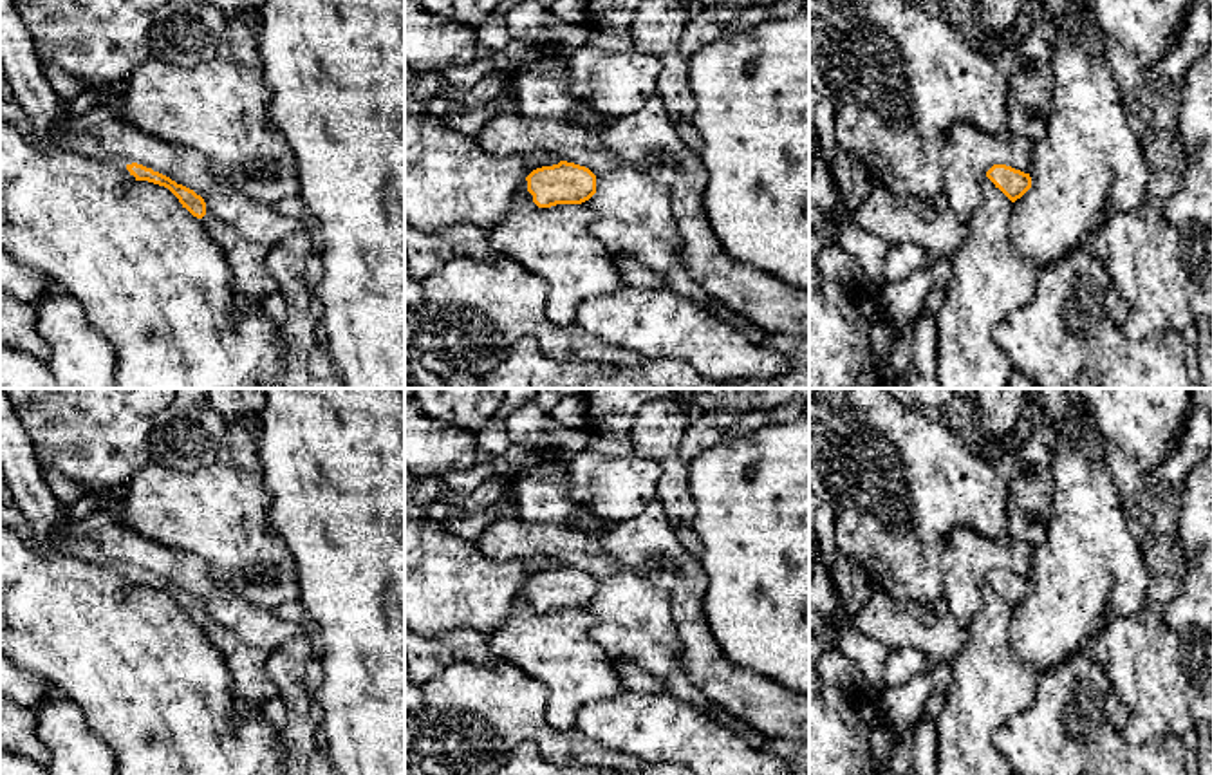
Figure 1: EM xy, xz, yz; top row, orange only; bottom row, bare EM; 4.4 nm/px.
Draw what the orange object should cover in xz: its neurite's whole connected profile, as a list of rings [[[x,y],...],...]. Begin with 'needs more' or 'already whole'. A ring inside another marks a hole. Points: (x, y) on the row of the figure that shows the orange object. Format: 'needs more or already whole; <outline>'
needs more; [[[560,161],[533,170],[517,184],[538,208],[582,204],[596,193],[596,175],[580,164]]]

